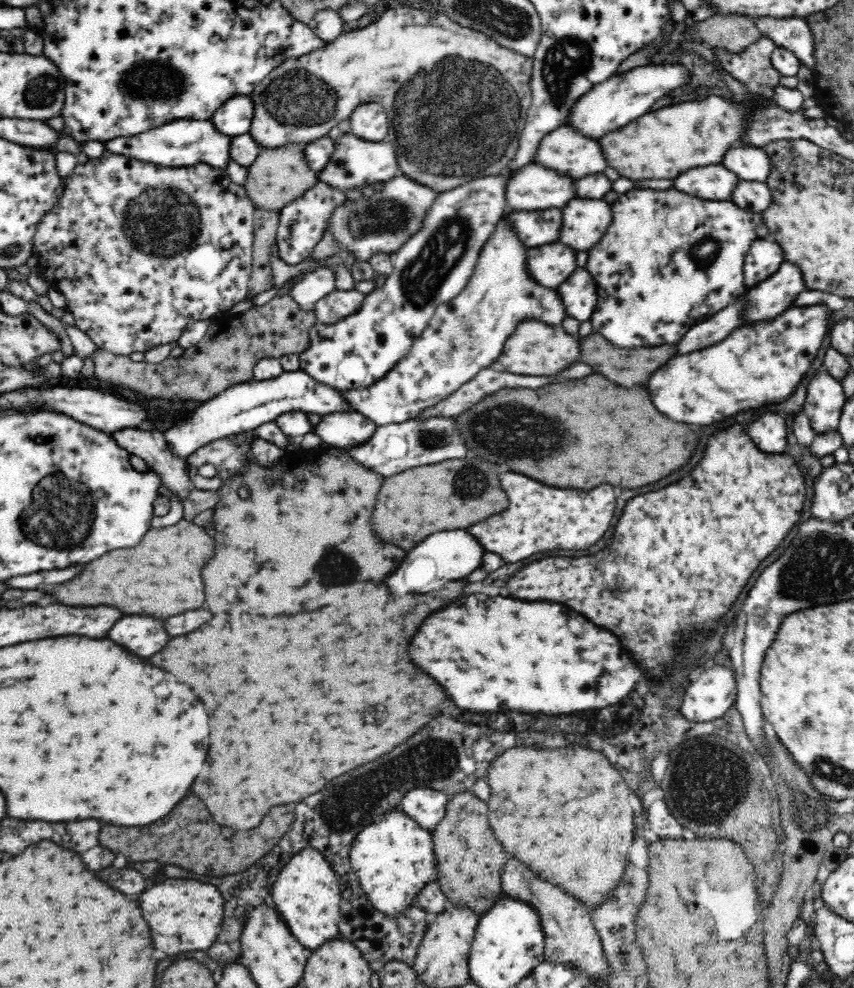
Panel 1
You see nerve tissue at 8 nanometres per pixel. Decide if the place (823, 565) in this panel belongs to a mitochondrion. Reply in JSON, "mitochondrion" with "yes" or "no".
{"mitochondrion":"yes"}

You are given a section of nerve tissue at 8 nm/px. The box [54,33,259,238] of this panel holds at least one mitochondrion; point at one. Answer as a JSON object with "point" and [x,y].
{"point":[170,80]}

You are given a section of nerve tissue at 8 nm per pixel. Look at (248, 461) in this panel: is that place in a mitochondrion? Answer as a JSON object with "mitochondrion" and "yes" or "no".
{"mitochondrion":"no"}

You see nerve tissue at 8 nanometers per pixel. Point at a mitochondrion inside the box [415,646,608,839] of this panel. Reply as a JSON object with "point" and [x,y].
{"point":[453,755]}

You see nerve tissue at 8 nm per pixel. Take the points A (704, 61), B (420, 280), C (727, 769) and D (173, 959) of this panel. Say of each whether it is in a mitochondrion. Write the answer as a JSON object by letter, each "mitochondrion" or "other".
{"A":"mitochondrion","B":"mitochondrion","C":"mitochondrion","D":"other"}

